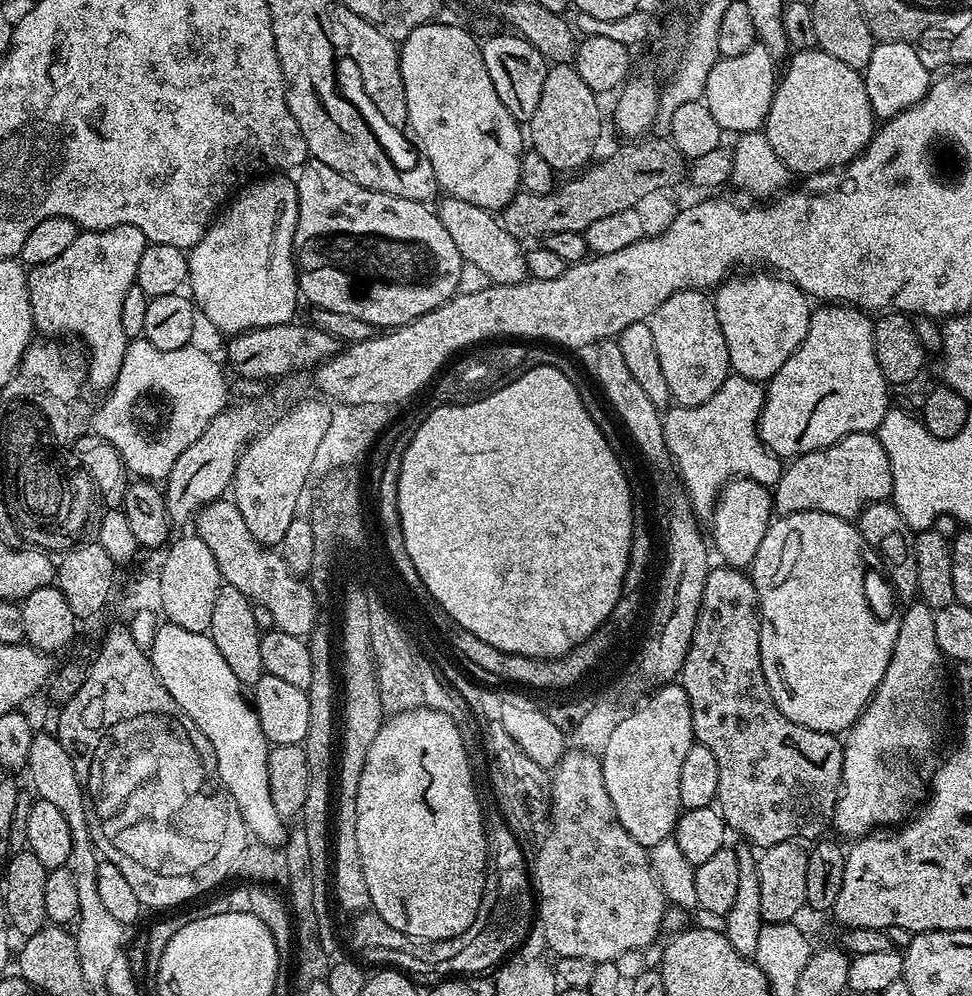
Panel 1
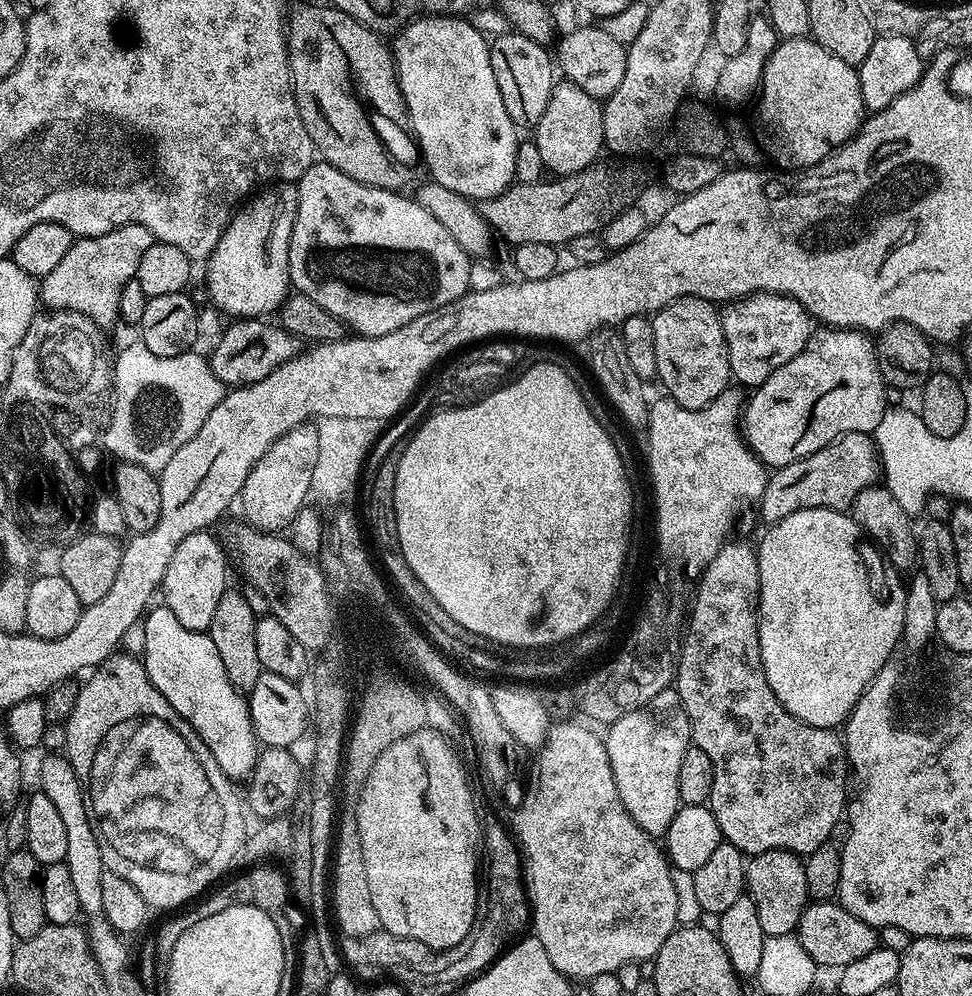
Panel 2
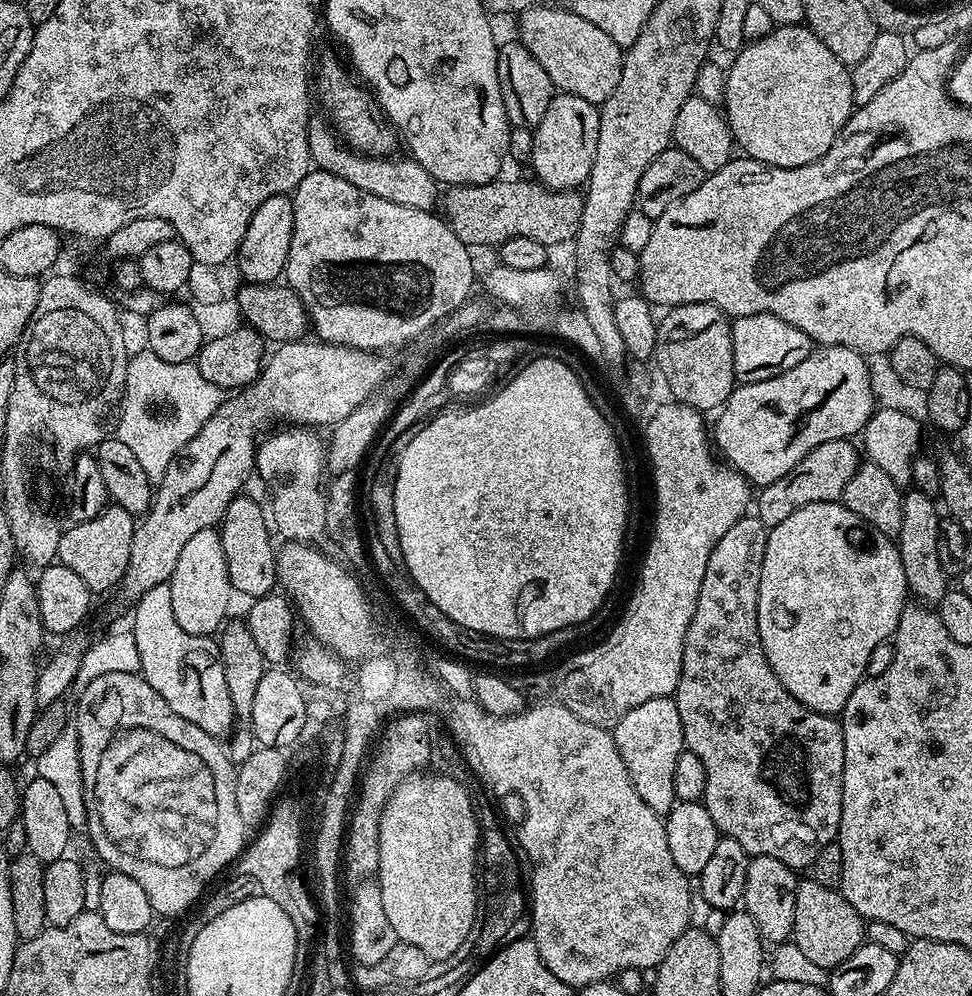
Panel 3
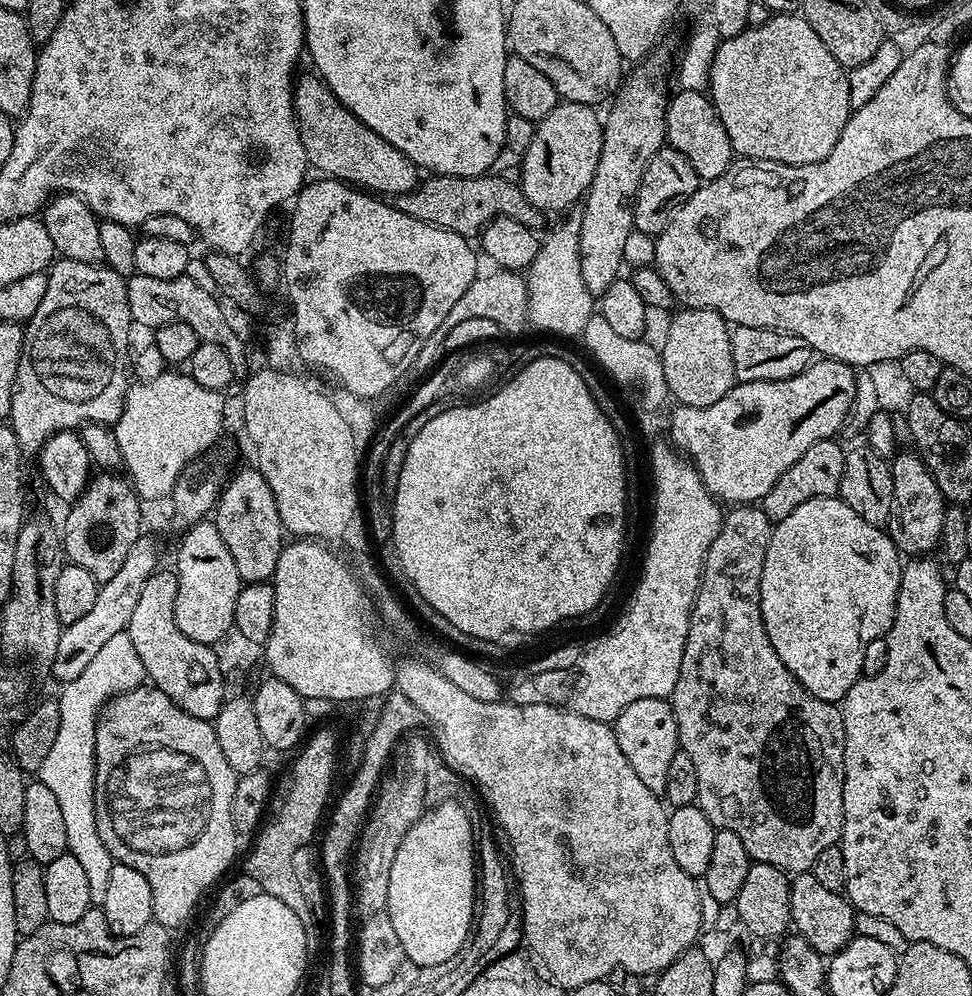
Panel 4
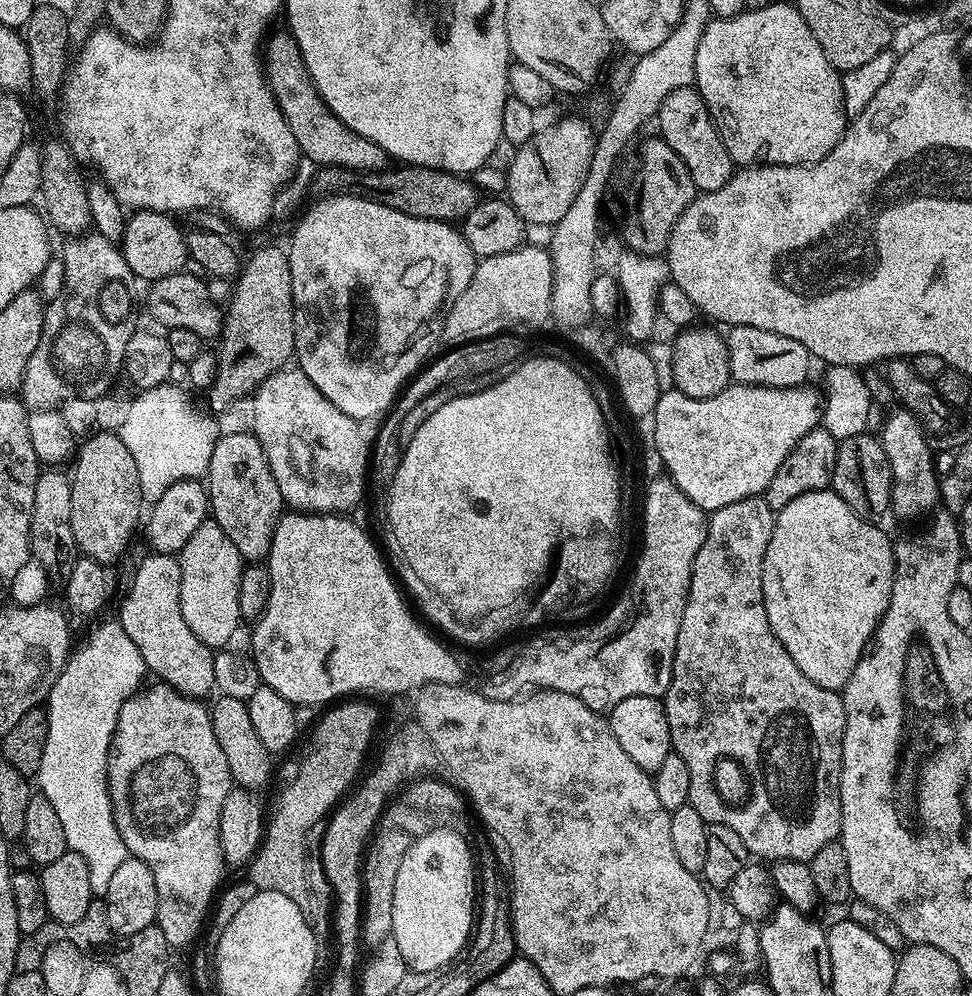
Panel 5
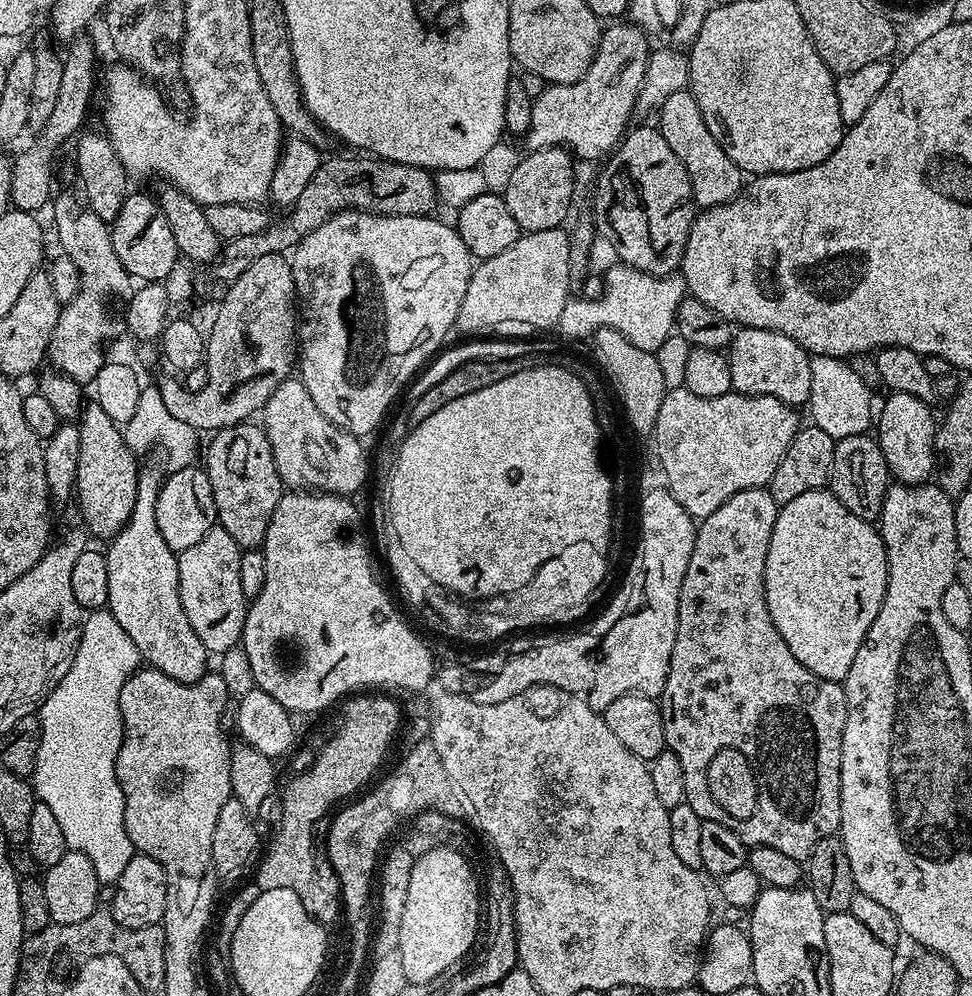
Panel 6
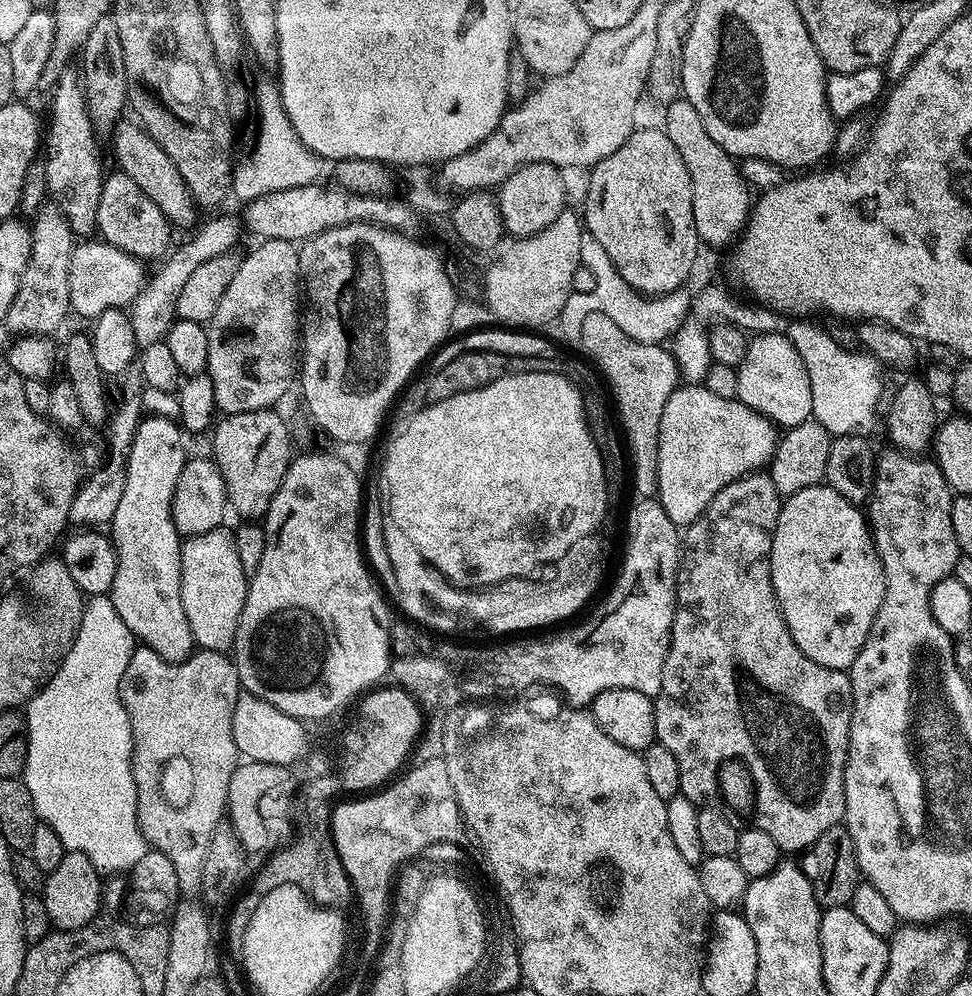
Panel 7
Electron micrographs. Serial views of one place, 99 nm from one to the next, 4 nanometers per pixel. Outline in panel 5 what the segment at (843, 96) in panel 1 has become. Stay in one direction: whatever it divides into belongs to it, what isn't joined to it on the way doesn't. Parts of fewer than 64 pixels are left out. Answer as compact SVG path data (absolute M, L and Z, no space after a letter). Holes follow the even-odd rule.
M769 2L762 10L745 10L734 18L709 20L702 42L698 42L694 74L694 86L702 94L702 102L706 102L706 110L736 166L813 164L838 146L850 123L842 106L841 73L822 54L818 38L810 34L806 18L792 2Z

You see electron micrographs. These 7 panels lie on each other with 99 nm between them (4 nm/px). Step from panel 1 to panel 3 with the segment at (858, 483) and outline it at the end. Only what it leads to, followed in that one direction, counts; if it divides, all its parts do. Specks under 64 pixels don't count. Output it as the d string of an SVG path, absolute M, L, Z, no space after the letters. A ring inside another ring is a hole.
M851 439L822 442L822 446L814 446L794 470L782 474L778 482L770 482L759 489L754 500L754 515L769 528L778 526L778 522L786 522L794 510L802 510L802 506L810 506L818 502L836 502L843 497L846 484L860 468L861 453Z

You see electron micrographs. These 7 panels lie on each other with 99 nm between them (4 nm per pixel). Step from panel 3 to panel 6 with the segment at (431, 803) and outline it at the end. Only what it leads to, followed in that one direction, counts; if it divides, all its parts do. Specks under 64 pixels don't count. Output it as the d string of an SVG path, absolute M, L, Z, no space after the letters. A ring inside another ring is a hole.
M432 848L417 855L402 911L399 947L402 967L410 980L426 980L432 972L439 976L447 973L448 964L454 963L456 956L471 953L481 928L480 885L467 858L452 848Z

